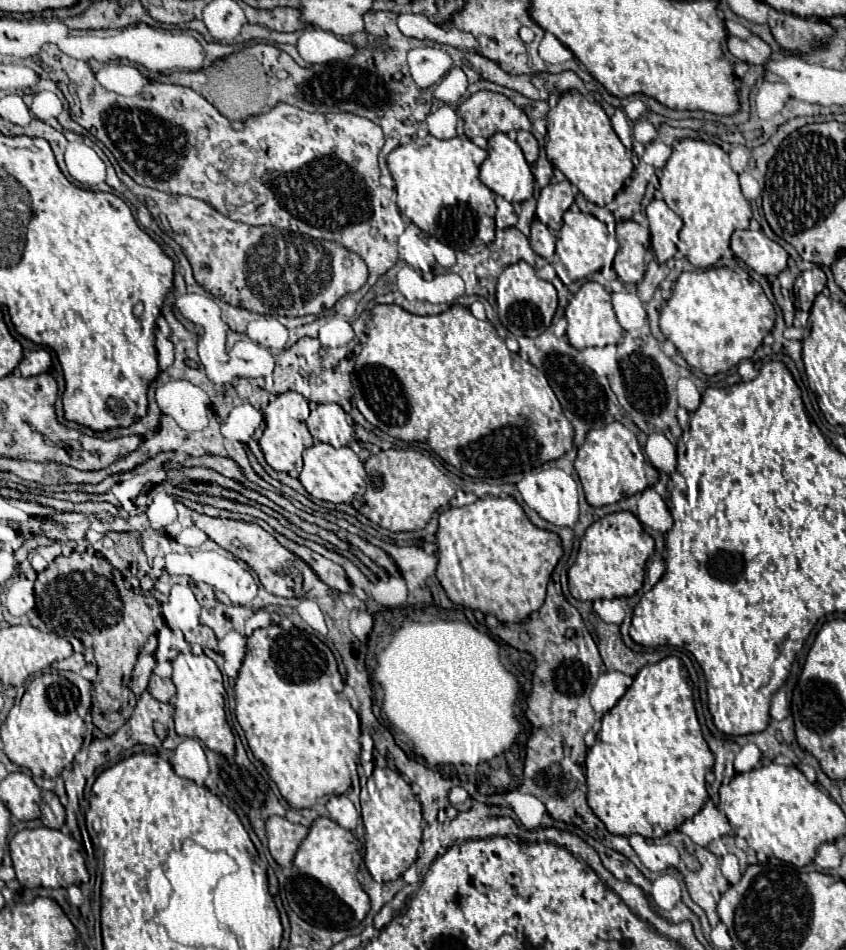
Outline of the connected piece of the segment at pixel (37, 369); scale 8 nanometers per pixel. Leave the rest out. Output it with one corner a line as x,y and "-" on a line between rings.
40,348
40,350
28,352
28,354
22,358
18,370
20,370
22,376
36,376
36,374
46,372
48,366
50,366
50,354

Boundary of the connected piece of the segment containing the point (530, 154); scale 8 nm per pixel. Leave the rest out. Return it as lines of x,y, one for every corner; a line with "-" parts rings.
518,130
518,138
516,138
516,142
520,144
520,148
522,148
524,158
528,160
528,164
534,164
536,158
538,158
538,142
536,142
536,138
532,136
532,132

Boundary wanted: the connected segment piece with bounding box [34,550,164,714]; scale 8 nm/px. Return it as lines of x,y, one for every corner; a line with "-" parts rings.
74,550
70,556
58,556
50,562
50,566
38,574
34,592
36,612
46,626
56,634
60,634
60,630
70,630
70,634
82,640
82,644
92,652
98,666
98,676
93,684
93,706
106,714
118,712
122,706
122,692
130,686
140,646
144,646
148,636
164,625
161,604
156,598
137,595
123,585
118,594
114,582
106,582
98,556
88,550

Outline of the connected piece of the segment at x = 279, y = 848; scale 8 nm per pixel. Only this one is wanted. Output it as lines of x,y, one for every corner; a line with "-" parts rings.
270,816
266,820
266,834
268,834
268,848
272,858
286,868
292,866
296,850
306,838
308,828
300,824
292,824
282,816

